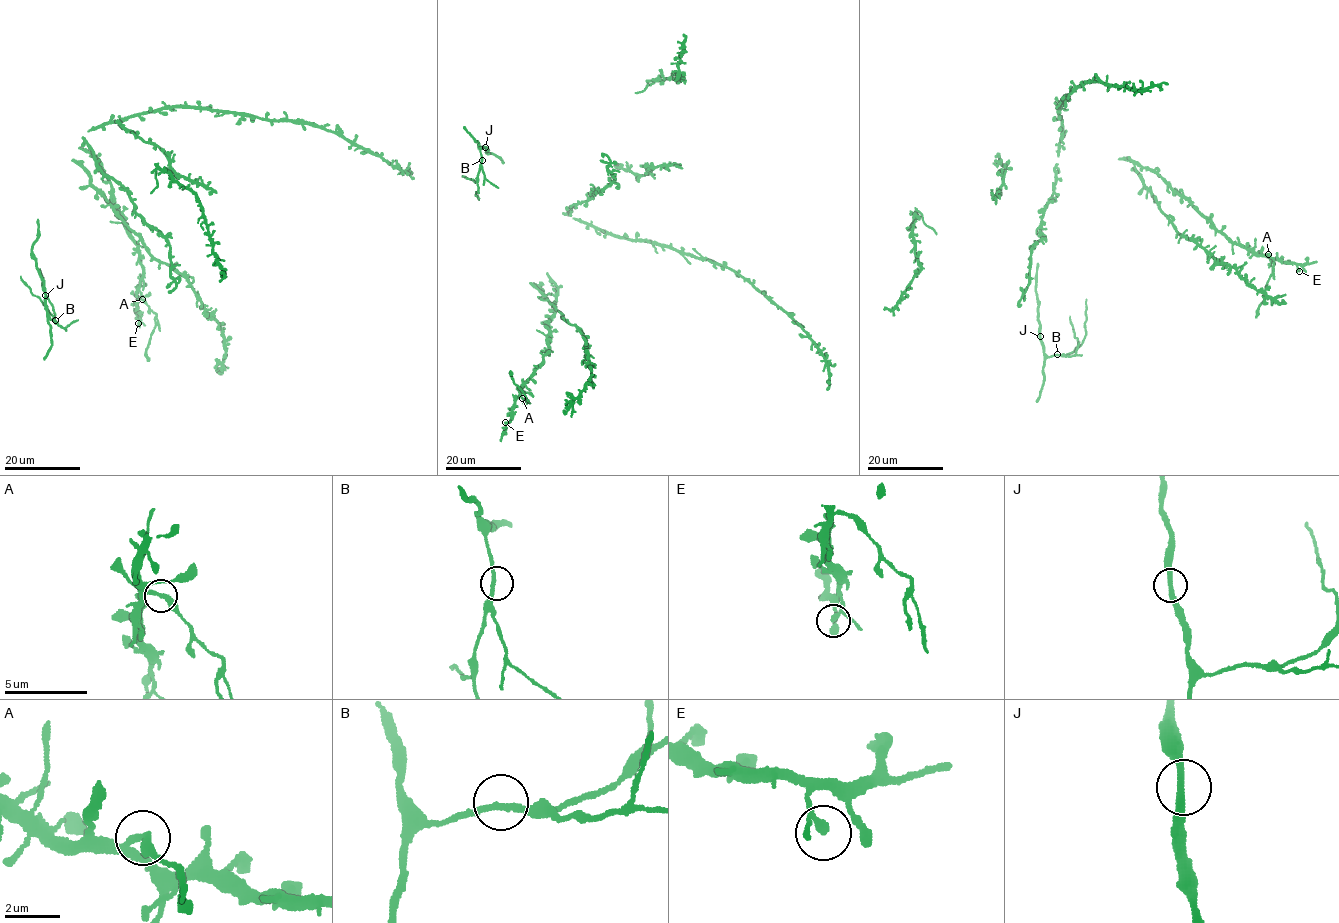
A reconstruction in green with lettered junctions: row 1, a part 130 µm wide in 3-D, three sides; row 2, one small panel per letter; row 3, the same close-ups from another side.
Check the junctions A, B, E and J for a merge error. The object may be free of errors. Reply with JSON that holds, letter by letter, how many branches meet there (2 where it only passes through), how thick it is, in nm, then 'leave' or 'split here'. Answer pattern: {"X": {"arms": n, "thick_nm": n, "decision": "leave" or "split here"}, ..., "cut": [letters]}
{"A": {"arms": 2, "thick_nm": 240, "decision": "split here"}, "B": {"arms": 2, "thick_nm": 200, "decision": "leave"}, "E": {"arms": 2, "thick_nm": 200, "decision": "leave"}, "J": {"arms": 2, "thick_nm": 280, "decision": "leave"}, "cut": ["A"]}

